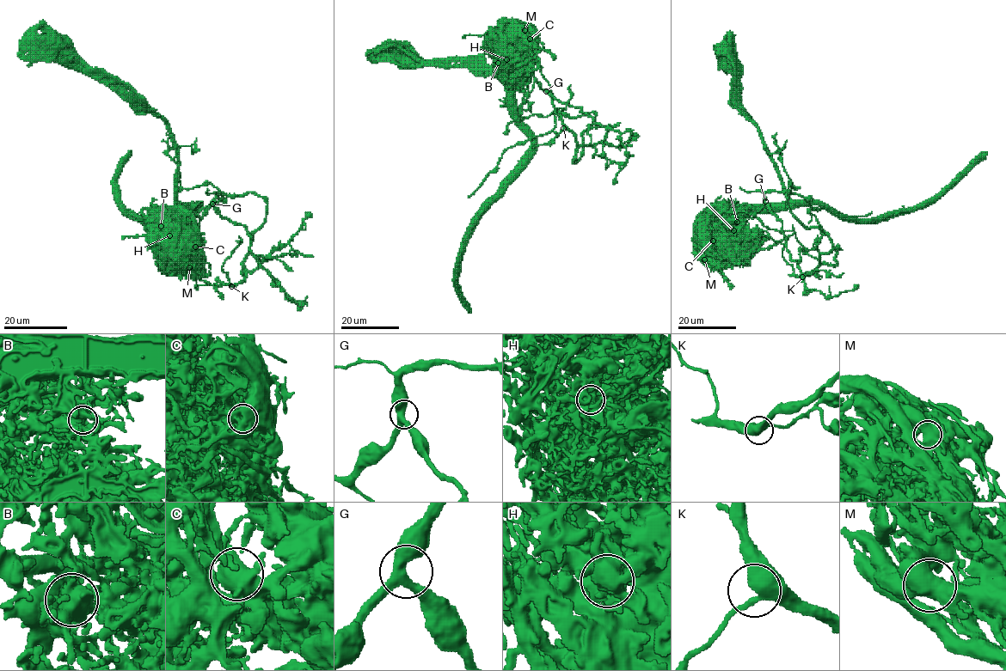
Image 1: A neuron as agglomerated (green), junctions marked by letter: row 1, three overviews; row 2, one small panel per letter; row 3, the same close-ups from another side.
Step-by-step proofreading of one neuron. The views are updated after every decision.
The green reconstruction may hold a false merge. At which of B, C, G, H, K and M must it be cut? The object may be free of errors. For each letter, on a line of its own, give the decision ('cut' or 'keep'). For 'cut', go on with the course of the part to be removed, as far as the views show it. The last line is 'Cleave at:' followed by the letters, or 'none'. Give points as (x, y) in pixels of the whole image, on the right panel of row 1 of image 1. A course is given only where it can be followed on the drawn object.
B: cut; foreign part runs (737, 222), (717, 204), (754, 213), (789, 190), (836, 265), (795, 276), (758, 237)
C: keep
G: keep
H: keep
K: keep
M: keep
Cleave at: B

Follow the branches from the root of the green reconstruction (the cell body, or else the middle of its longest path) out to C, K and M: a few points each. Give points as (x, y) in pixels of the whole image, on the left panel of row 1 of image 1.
C: (52, 42), (67, 45), (112, 88), (164, 122), (177, 152), (181, 237), (195, 247)
K: (52, 42), (164, 122), (180, 212), (200, 217), (218, 192), (265, 198), (246, 277), (231, 286)
M: (52, 42), (67, 45), (112, 88), (166, 124), (177, 152), (176, 209), (189, 267)

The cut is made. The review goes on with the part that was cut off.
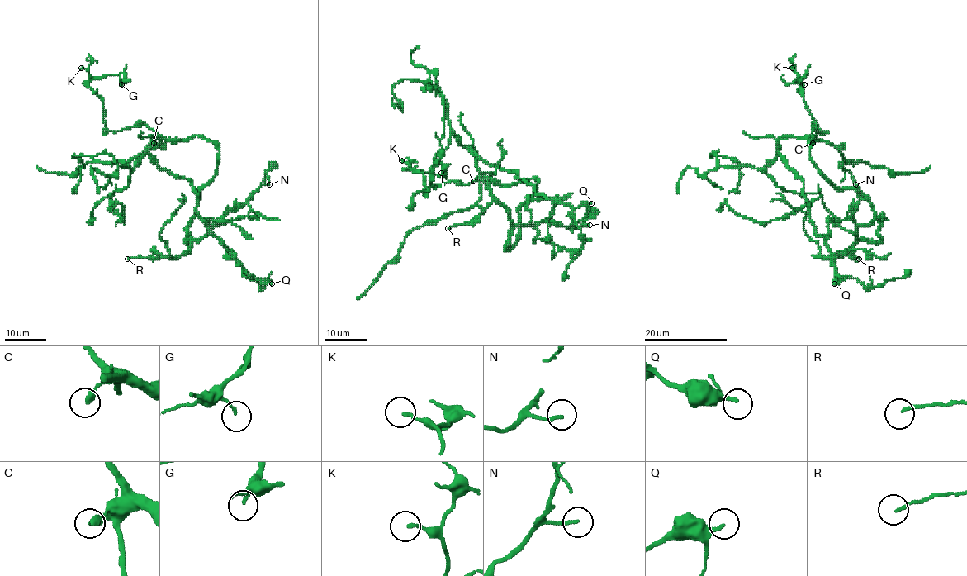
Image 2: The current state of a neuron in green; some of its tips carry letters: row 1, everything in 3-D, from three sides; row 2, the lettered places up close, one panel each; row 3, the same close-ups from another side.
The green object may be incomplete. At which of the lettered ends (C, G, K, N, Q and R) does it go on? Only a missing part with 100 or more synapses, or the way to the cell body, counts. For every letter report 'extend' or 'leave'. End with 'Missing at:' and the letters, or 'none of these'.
C: leave
G: leave
K: leave
N: leave
Q: leave
R: leave
Missing at: none of these

